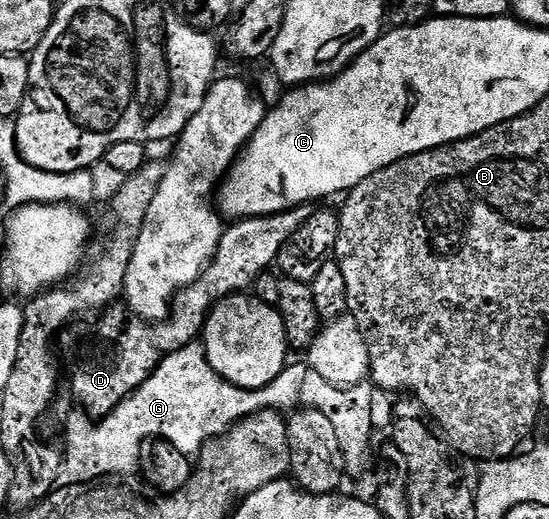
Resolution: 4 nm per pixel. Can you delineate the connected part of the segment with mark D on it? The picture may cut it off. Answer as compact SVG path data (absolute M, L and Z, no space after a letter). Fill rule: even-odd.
M308 206L291 208L285 212L279 212L273 216L250 216L247 220L235 221L225 231L220 239L220 245L215 258L208 263L207 270L199 276L194 283L186 286L172 301L172 310L166 320L159 321L155 326L151 323L138 320L131 315L124 306L109 306L95 317L93 324L83 328L80 322L65 327L58 337L58 348L64 351L64 356L69 360L68 372L72 375L72 396L80 400L79 407L87 412L89 417L103 418L109 412L116 409L125 398L142 382L146 382L148 373L152 372L172 352L182 350L188 344L197 343L204 331L204 323L208 320L208 314L219 300L225 300L228 296L243 293L264 271L270 269L276 263L276 256L282 250L282 246L312 217L313 209Z

